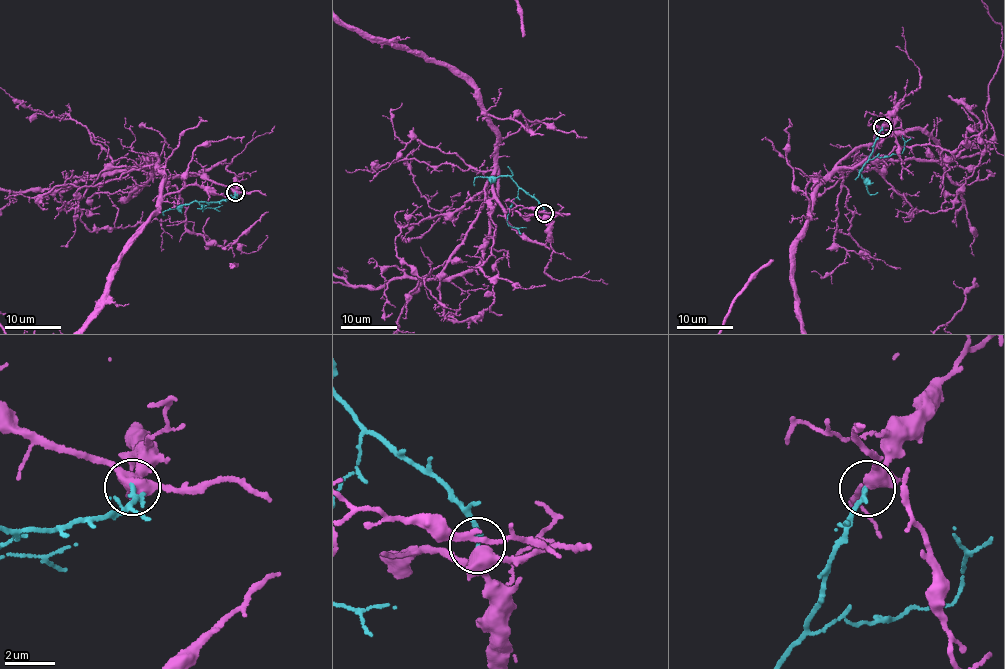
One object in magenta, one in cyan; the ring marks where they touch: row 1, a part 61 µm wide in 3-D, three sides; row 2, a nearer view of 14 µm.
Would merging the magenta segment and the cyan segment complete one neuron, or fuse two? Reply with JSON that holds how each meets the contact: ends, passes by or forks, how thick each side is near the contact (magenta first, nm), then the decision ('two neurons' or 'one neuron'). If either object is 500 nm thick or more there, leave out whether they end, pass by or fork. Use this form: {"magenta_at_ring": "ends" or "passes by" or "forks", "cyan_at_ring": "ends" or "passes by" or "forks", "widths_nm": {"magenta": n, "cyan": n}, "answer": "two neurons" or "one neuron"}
{"magenta_at_ring": "forks", "cyan_at_ring": "ends", "widths_nm": {"magenta": 400, "cyan": 200}, "answer": "one neuron"}

